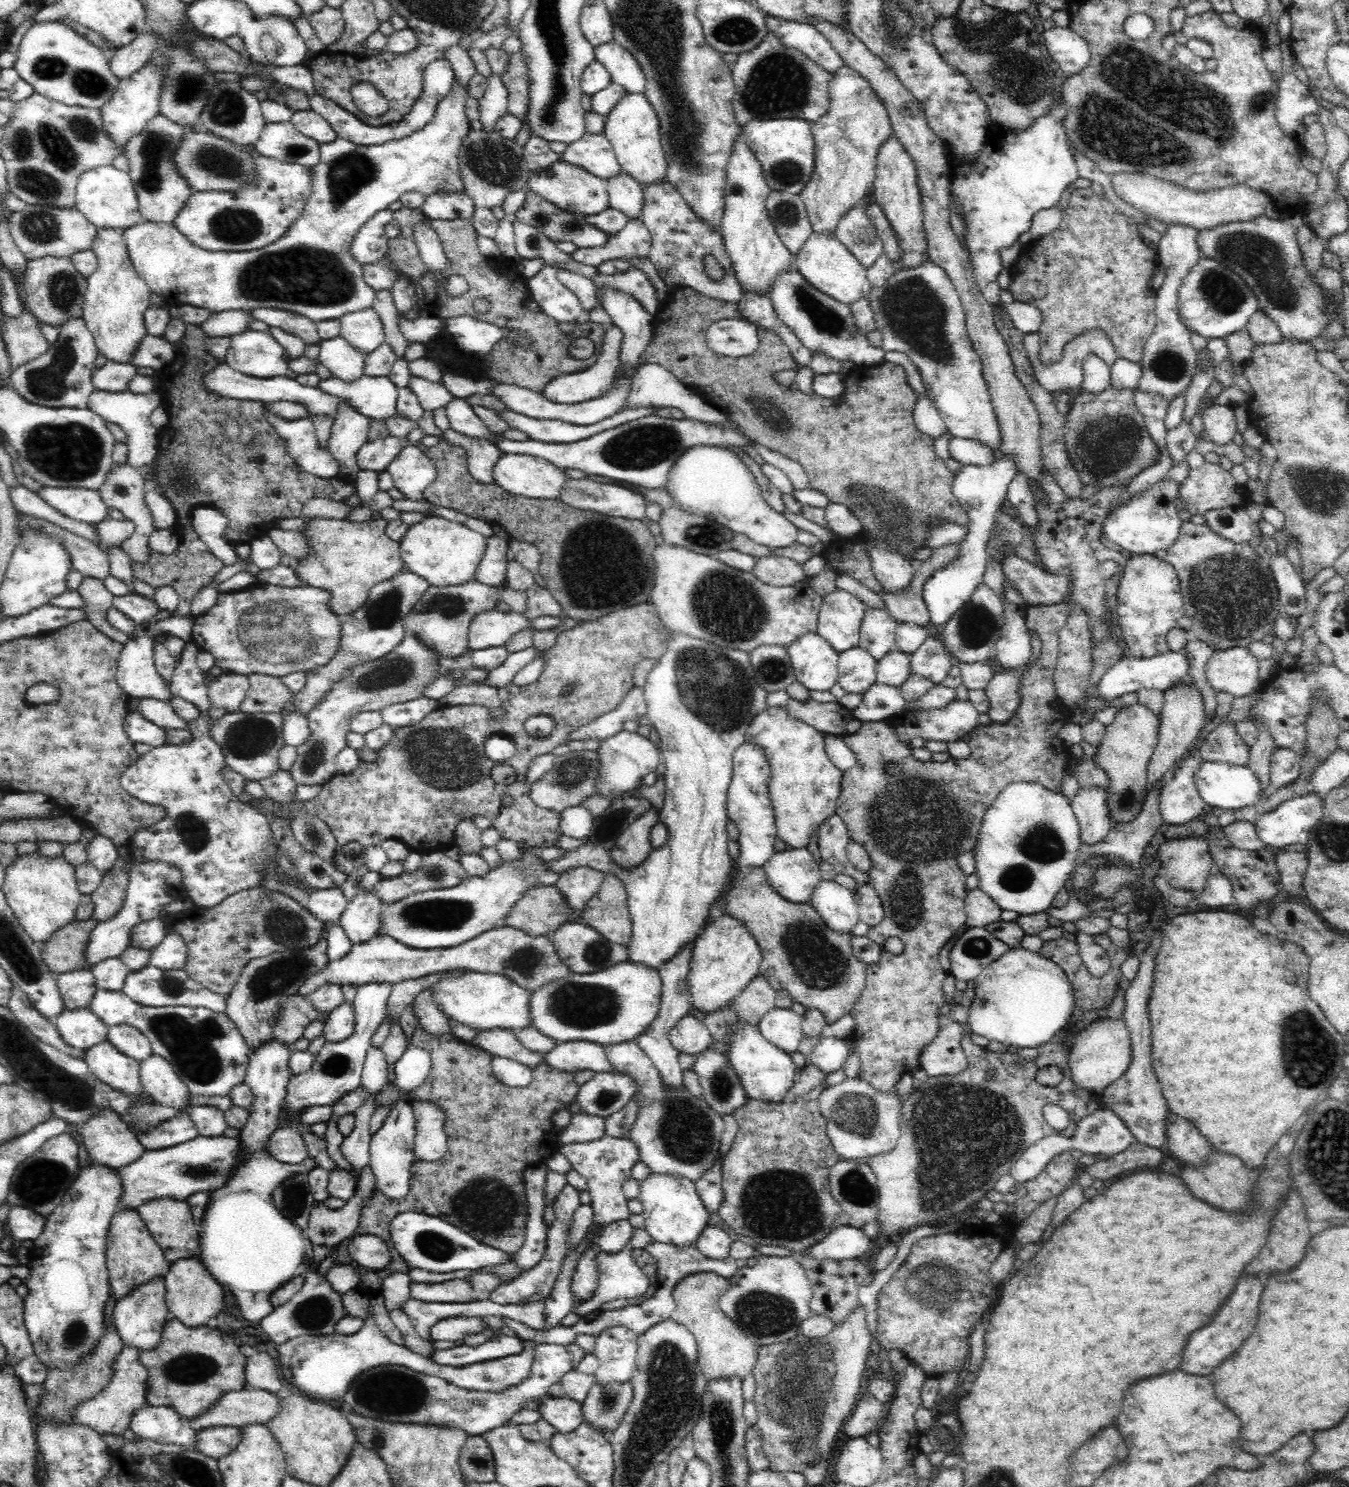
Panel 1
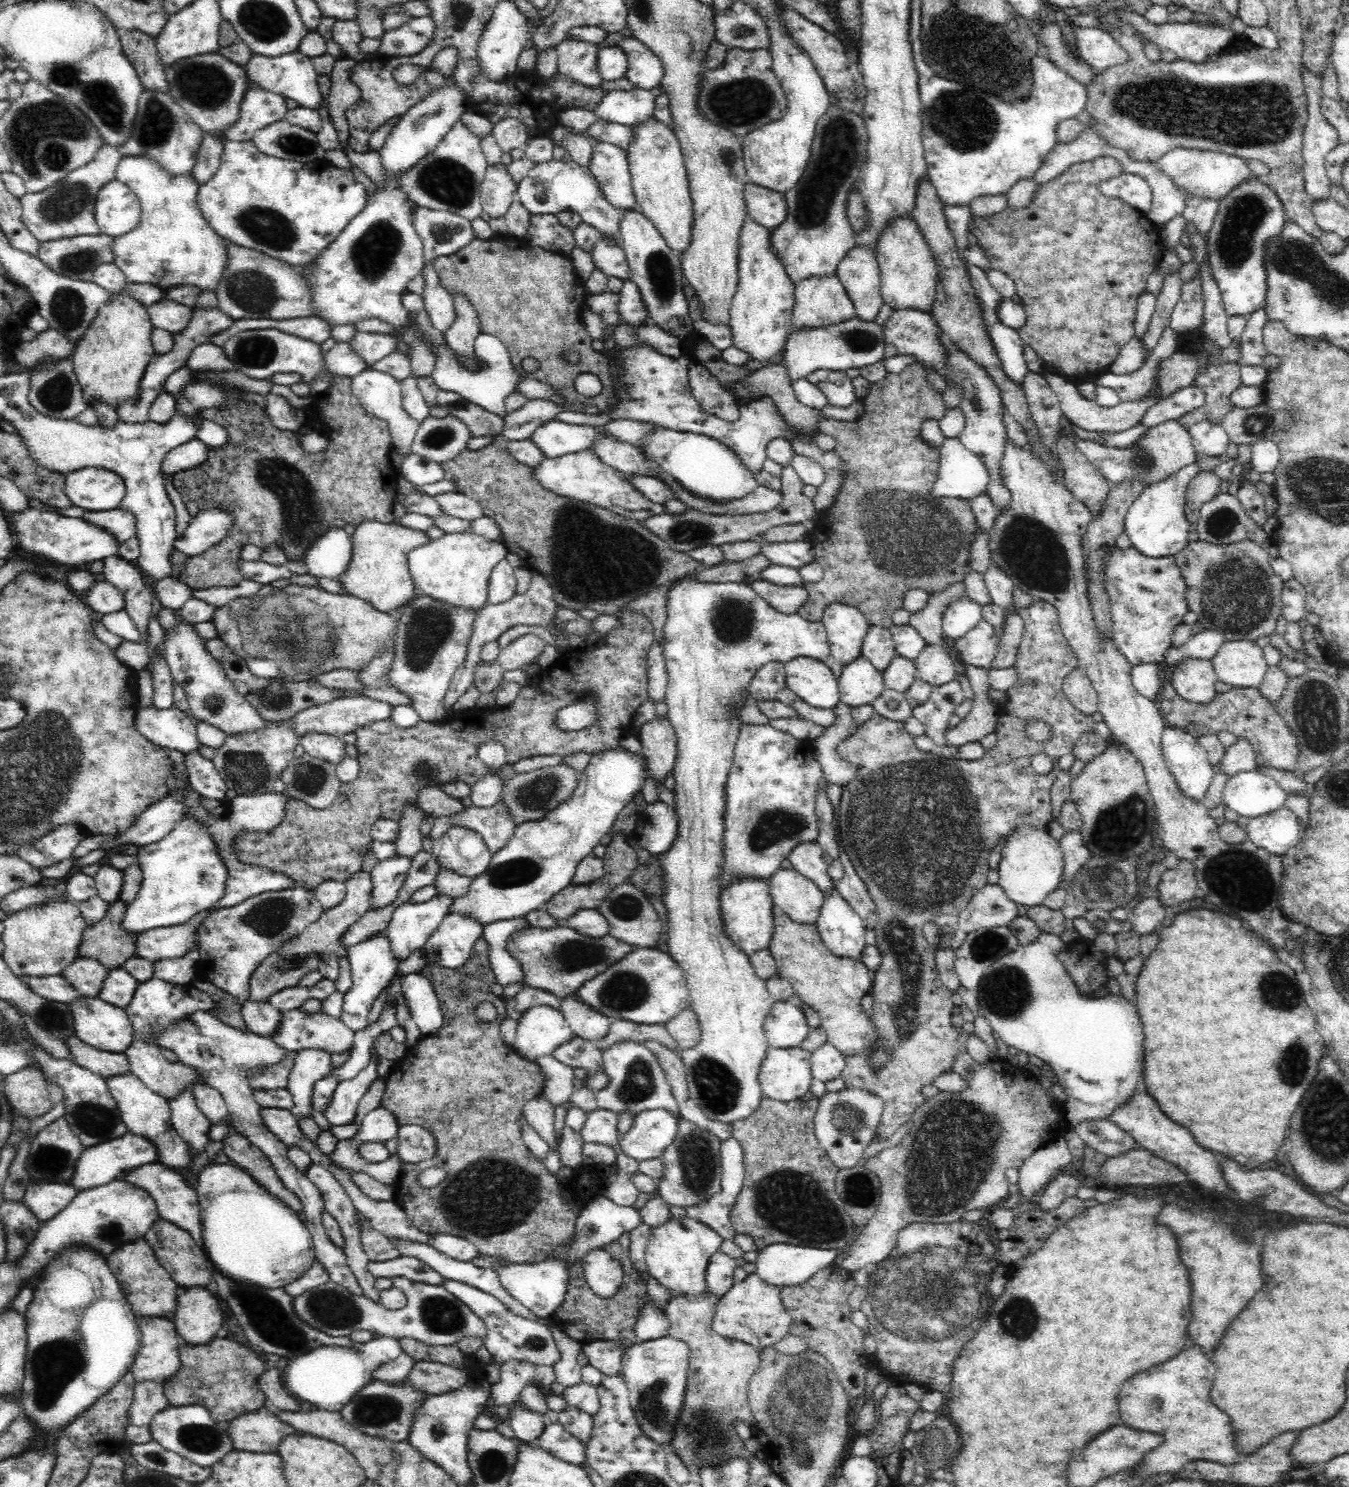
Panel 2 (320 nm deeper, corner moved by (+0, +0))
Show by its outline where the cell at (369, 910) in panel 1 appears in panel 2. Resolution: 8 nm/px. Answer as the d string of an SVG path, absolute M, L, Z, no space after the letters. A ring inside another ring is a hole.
M393 855L376 864L369 872L373 889L371 890L371 908L388 906L398 896L400 889L405 885L408 869L412 859L402 855Z

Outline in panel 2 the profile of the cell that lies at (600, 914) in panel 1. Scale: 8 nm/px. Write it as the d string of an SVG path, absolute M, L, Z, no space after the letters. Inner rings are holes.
M630 882L622 883L611 890L599 906L599 912L606 918L609 935L634 948L655 948L664 934L664 922L648 901L648 896Z

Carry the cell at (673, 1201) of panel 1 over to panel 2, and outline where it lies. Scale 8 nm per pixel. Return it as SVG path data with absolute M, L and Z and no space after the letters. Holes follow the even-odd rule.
M671 1217L666 1224L650 1229L646 1247L646 1273L671 1293L671 1300L683 1295L705 1295L709 1293L706 1270L710 1258L719 1251L722 1237L708 1225L697 1219Z

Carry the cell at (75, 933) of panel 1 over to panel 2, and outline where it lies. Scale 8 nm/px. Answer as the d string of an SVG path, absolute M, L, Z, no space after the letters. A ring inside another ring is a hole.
M118 899L109 905L100 922L87 926L78 958L94 958L111 971L122 967L126 960L137 954L135 942L139 933L128 933L122 927L129 904Z

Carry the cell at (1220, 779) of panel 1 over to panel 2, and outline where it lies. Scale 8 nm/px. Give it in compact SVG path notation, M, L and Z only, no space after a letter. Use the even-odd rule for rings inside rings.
M1256 769L1231 776L1223 800L1239 817L1260 818L1284 808L1288 793Z

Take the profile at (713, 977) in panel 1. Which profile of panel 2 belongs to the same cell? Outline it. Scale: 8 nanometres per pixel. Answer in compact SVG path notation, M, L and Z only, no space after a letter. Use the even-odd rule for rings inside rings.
M745 877L726 884L720 895L723 930L736 946L750 955L769 946L774 932L774 904L770 894L769 878L755 880Z

